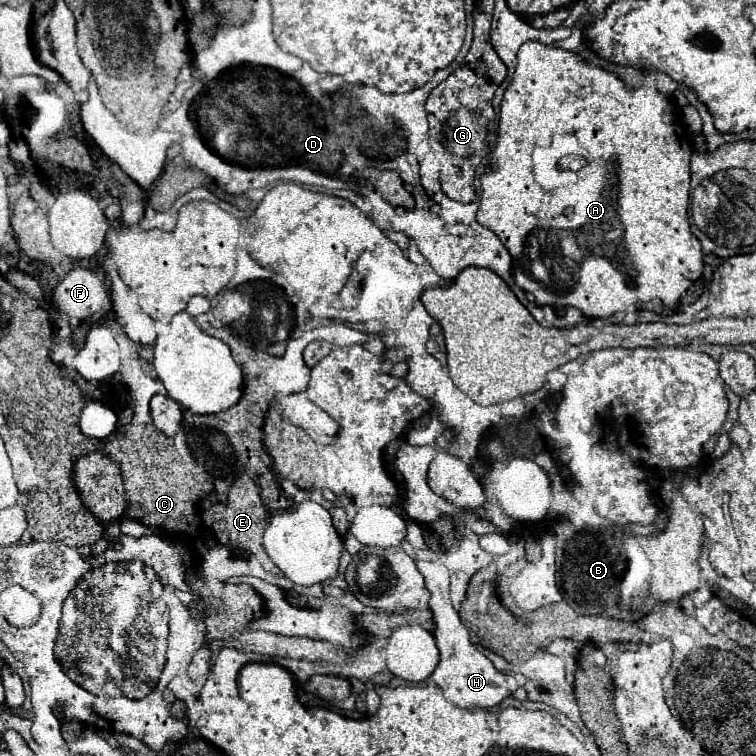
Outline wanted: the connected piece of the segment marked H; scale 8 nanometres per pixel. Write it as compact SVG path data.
M418 560L418 572L424 578L424 586L428 590L428 608L432 614L432 634L436 640L436 646L440 650L440 664L436 672L432 674L432 682L444 690L444 696L464 708L472 706L482 706L490 708L496 706L502 698L506 698L510 692L518 688L516 680L510 674L502 674L494 668L494 664L480 652L478 646L472 642L472 634L468 626L462 622L460 614L454 610L448 594L448 584L450 584L450 574L448 570L438 564L438 562L424 562Z

